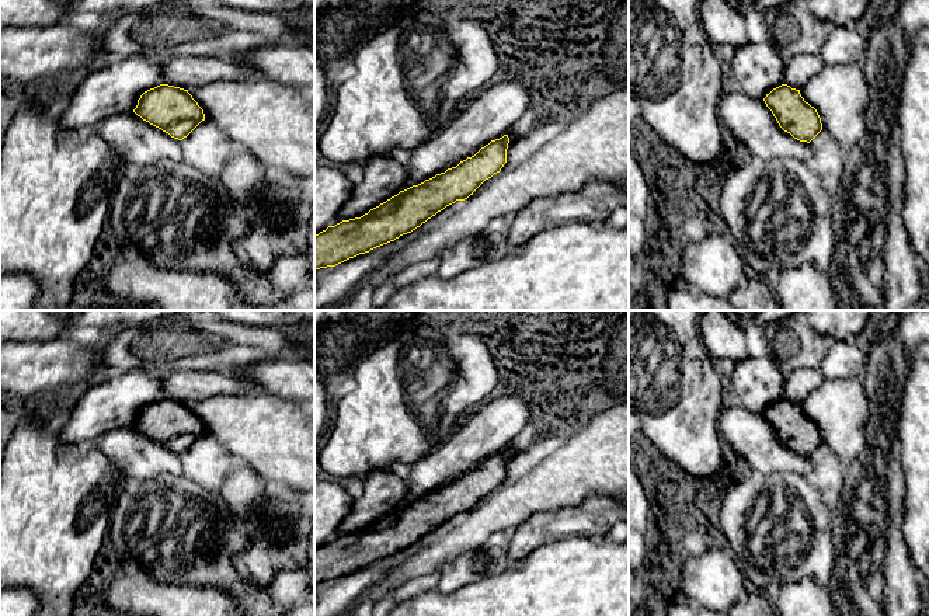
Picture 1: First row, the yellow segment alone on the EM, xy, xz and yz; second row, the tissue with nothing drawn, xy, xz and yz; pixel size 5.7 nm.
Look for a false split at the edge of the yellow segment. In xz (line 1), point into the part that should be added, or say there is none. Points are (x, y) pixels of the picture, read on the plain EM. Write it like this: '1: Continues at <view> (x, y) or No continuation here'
1: No continuation here

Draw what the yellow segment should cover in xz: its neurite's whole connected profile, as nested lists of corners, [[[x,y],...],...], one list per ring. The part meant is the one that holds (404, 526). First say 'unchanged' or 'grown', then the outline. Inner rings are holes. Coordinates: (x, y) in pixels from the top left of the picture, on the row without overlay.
unchanged; [[[504,449],[481,462],[474,470],[460,476],[456,481],[413,500],[392,511],[361,532],[342,535],[335,540],[314,549],[314,584],[335,581],[359,568],[394,556],[403,549],[411,547],[428,533],[456,515],[464,515],[488,493],[500,487],[507,477],[509,452]]]

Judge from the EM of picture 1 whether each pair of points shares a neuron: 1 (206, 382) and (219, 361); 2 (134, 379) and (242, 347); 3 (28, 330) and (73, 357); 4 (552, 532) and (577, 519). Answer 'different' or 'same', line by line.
1: different
2: different
3: different
4: same

